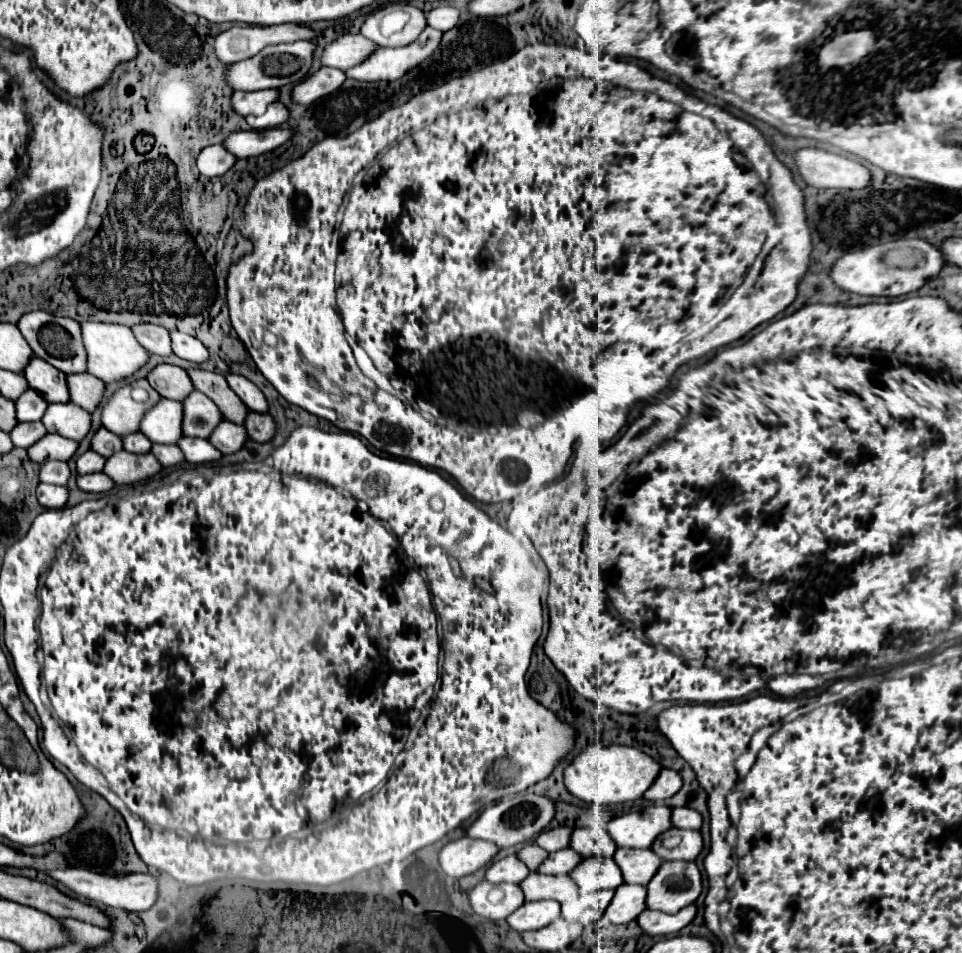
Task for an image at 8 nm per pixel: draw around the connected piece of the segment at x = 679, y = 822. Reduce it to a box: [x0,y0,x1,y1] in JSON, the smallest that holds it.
[672,807,702,829]

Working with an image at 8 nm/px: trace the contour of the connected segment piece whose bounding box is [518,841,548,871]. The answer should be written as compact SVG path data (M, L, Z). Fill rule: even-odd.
M532 841L532 843L528 843L528 845L524 845L524 847L520 849L518 857L526 863L526 867L528 867L530 871L536 871L536 869L540 867L540 863L548 857L548 851L544 851L542 847L538 847L538 845Z

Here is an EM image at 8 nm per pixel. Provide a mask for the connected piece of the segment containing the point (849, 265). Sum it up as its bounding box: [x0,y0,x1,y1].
[830,239,944,297]

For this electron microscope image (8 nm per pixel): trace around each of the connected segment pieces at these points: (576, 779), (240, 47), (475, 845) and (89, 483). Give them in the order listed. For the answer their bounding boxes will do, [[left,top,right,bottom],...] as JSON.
[[564,745,662,805],[216,23,320,63],[440,835,498,877],[78,473,114,493]]

